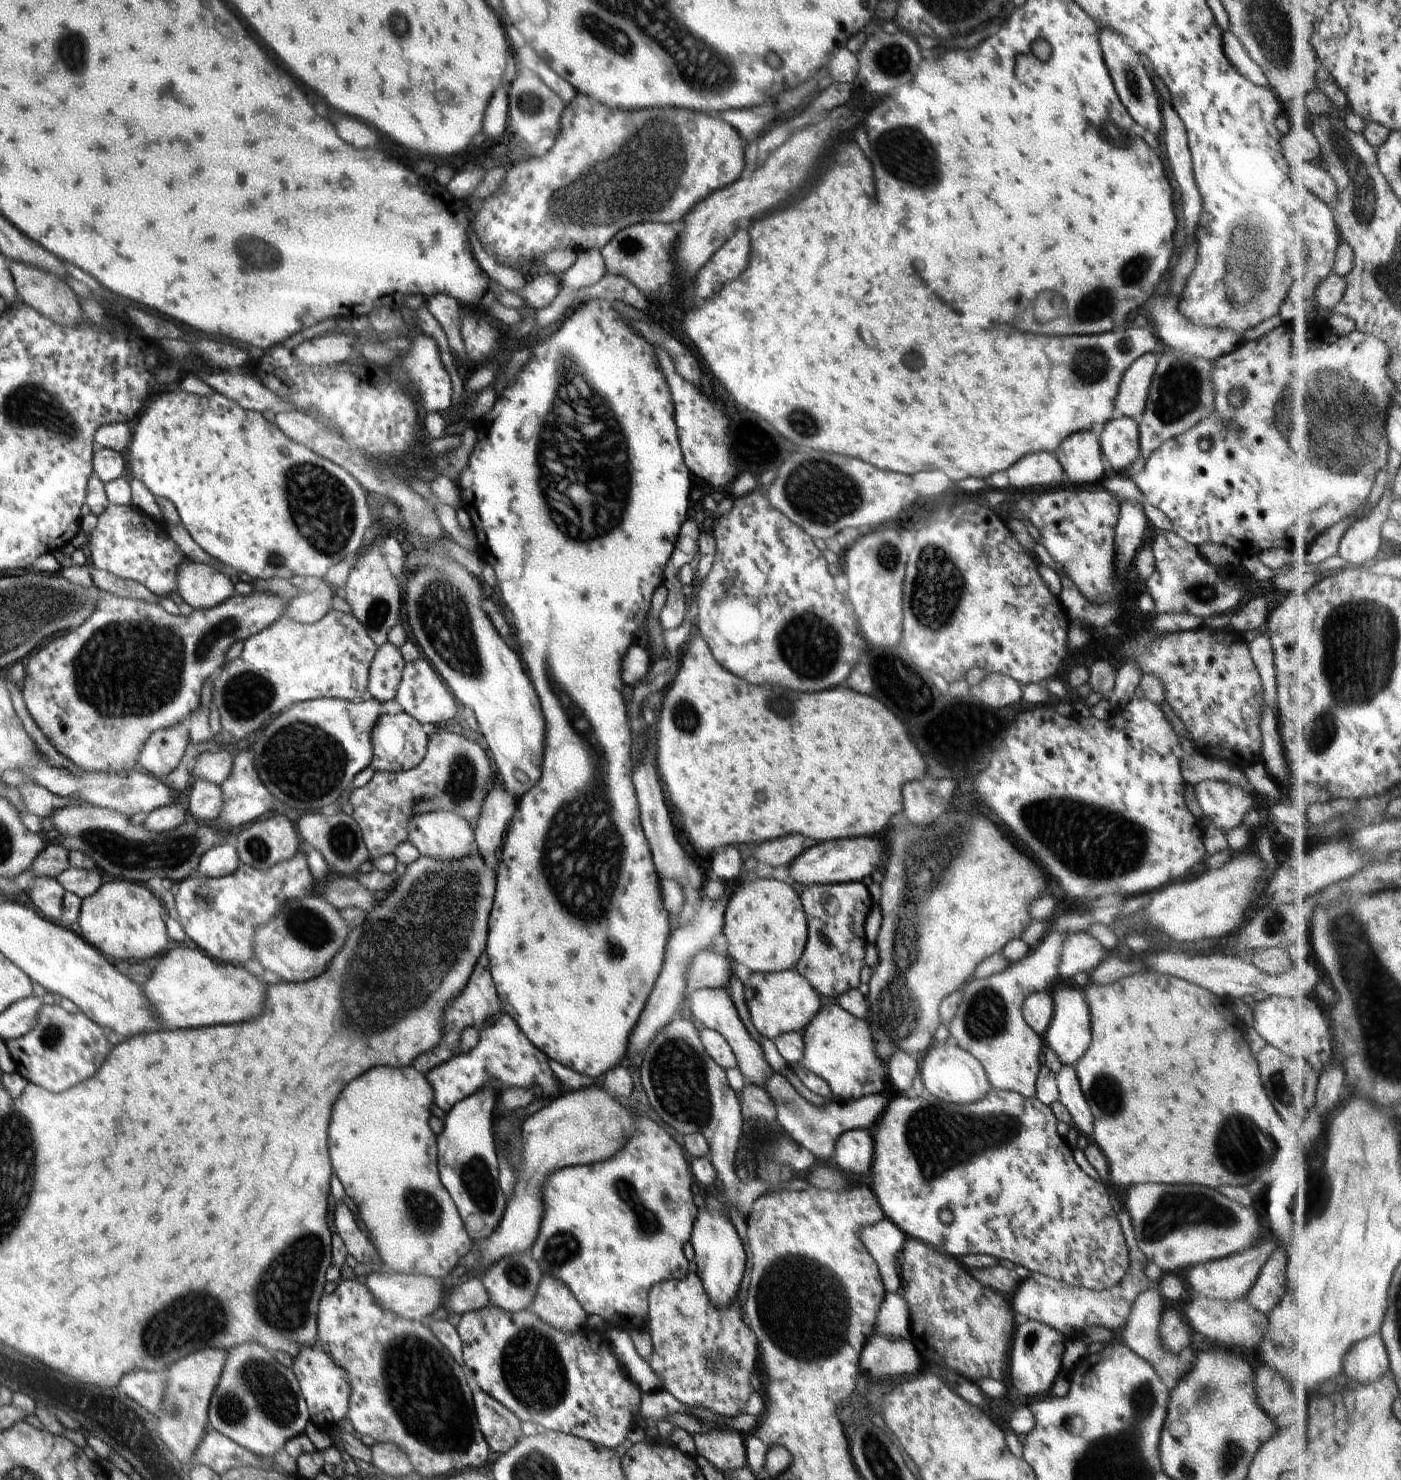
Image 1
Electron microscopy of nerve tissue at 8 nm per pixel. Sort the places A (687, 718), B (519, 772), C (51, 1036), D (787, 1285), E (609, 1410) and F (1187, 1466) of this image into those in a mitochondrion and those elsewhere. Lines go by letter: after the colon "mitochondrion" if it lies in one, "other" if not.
A: mitochondrion
B: other
C: mitochondrion
D: mitochondrion
E: other
F: mitochondrion

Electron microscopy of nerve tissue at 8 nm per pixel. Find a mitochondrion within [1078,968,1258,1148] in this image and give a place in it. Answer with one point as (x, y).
(1105, 1091)

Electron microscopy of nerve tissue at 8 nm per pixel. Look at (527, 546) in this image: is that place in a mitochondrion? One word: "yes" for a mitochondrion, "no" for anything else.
no

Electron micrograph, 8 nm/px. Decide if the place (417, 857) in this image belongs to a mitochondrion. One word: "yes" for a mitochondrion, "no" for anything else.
no

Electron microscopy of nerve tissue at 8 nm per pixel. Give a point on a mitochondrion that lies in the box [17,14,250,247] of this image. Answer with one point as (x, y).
(68, 45)

